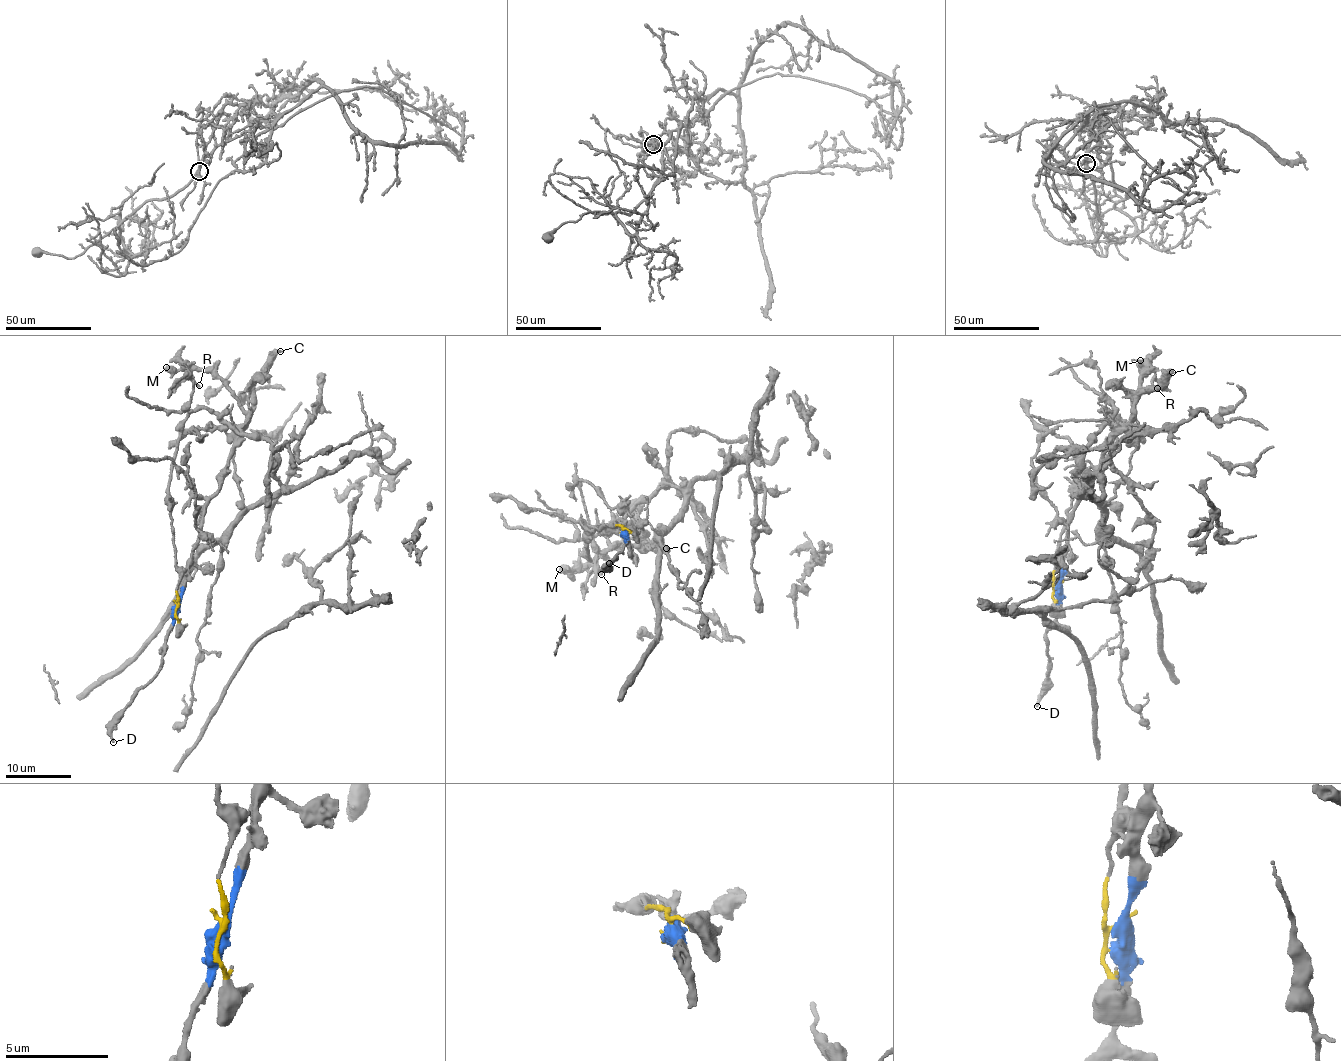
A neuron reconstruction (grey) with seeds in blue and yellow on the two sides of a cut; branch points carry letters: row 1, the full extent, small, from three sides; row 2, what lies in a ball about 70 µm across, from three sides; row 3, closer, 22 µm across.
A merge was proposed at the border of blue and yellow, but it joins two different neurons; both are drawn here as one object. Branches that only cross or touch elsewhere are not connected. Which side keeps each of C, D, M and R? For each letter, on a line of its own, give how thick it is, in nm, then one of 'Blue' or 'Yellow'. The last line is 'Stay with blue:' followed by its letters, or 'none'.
C: Thickness 400 nm. Blue
D: Thickness 170 nm. Blue
M: Thickness 700 nm. Blue
R: Thickness 160 nm. Blue
Stay with blue: C, D, M, R

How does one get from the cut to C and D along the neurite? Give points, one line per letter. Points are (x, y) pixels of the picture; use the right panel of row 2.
C: (1057, 585), (1069, 514), (1077, 499), (1088, 490), (1107, 439), (1135, 415), (1135, 399), (1157, 388), (1173, 372)
D: (1057, 585), (1055, 625), (1047, 631), (1049, 661), (1036, 706)

